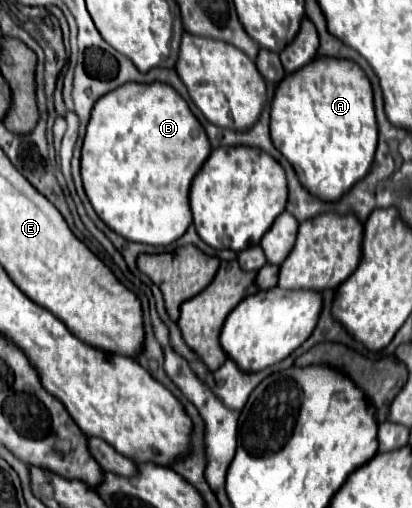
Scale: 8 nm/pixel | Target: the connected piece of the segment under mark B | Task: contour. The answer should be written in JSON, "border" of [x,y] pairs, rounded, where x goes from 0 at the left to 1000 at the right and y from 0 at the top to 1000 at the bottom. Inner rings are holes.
{"border":[[[311,161],[252,185],[252,193],[243,193],[243,201],[233,201],[223,217],[223,232],[214,240],[199,287],[204,374],[233,421],[277,457],[320,476],[403,484],[432,472],[466,441],[456,374],[471,343],[485,335],[505,303],[510,280],[490,244],[461,220],[451,197],[413,165]]]}

